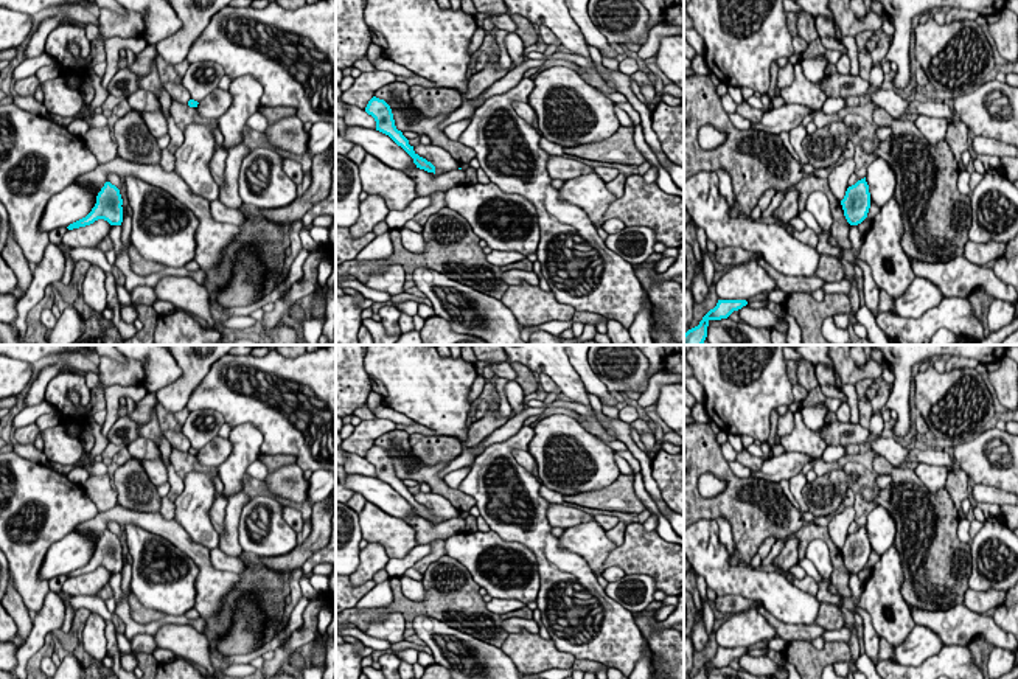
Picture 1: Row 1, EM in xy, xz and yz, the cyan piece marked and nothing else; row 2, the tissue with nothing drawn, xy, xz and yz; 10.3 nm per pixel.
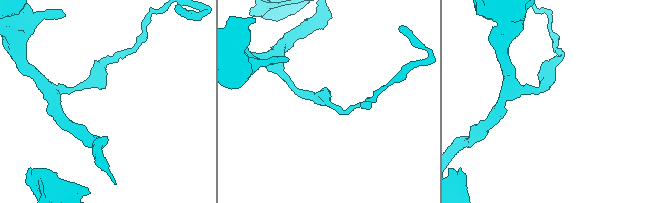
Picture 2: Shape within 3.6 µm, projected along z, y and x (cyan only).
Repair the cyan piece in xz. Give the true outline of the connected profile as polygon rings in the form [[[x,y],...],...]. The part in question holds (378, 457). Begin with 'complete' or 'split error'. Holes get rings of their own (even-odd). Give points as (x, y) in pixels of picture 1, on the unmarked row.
complete; [[[373,444],[368,449],[365,460],[375,466],[376,479],[389,483],[398,494],[401,494],[413,507],[417,516],[435,522],[435,514],[420,505],[413,499],[413,494],[409,493],[409,488],[403,483],[403,480],[396,477],[392,457],[384,447]]]

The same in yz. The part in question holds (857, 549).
complete; [[[866,525],[847,536],[841,553],[850,573],[858,573],[867,566],[870,556],[870,541]]]

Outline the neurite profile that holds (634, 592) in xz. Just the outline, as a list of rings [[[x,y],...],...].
[[[625,575],[619,581],[608,583],[605,592],[629,612],[642,612],[654,601],[657,586],[648,575]]]

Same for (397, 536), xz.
[[[367,502],[357,514],[362,539],[381,544],[389,558],[404,558],[418,545],[415,530],[406,521]]]

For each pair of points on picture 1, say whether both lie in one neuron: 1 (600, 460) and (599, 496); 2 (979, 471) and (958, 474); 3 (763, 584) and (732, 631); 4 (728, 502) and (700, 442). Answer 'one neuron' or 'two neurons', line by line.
1: two neurons
2: two neurons
3: two neurons
4: one neuron

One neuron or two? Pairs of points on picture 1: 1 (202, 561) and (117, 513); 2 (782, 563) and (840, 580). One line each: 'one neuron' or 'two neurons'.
1: one neuron
2: two neurons

